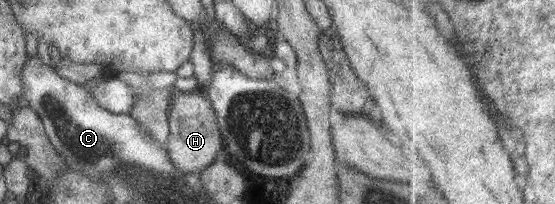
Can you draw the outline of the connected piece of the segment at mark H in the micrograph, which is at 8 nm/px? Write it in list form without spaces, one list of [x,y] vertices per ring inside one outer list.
[[[198,91],[173,92],[171,99],[168,122],[170,125],[169,139],[165,145],[172,162],[183,173],[199,173],[211,165],[221,149],[225,149],[212,103],[205,99]]]

